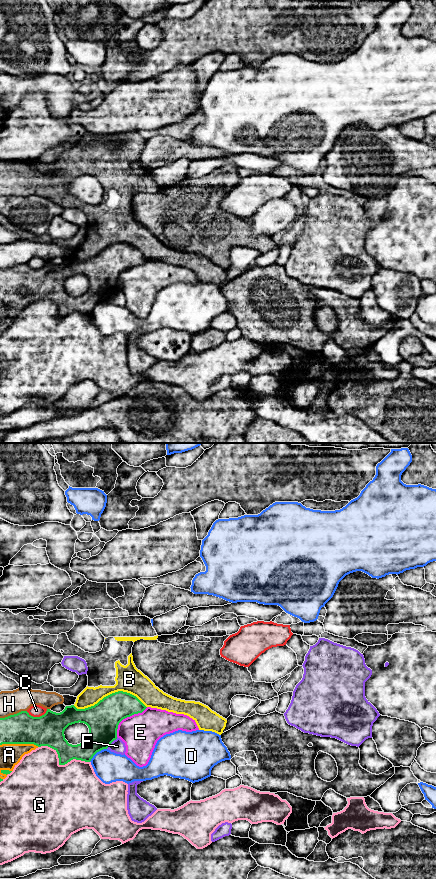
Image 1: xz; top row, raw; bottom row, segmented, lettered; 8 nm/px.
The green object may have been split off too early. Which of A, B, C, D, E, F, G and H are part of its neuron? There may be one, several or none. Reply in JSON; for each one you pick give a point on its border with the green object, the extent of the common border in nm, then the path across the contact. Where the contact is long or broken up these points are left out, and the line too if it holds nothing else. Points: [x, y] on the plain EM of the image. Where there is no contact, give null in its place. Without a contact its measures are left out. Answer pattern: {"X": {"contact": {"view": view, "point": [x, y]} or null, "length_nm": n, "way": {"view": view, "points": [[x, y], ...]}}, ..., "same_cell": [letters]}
{"A": {"contact": {"view": "xz", "point": [19, 295]}, "length_nm": 320}, "same_cell": ["A"]}

